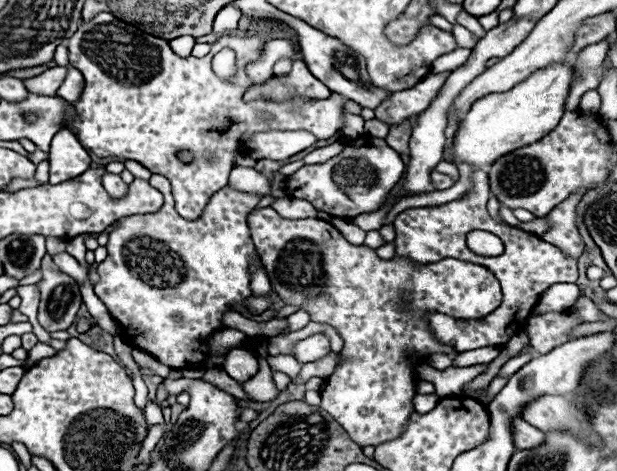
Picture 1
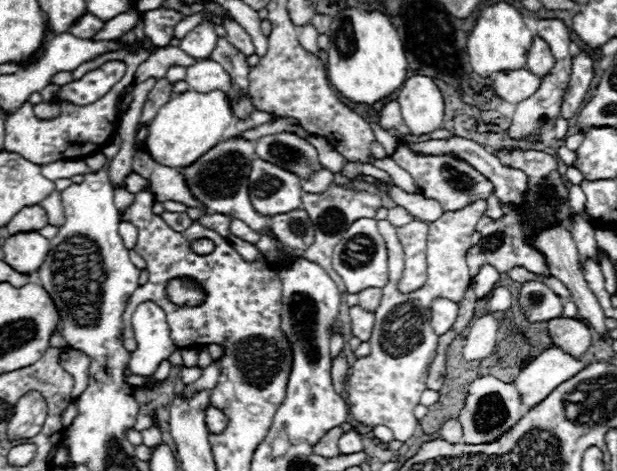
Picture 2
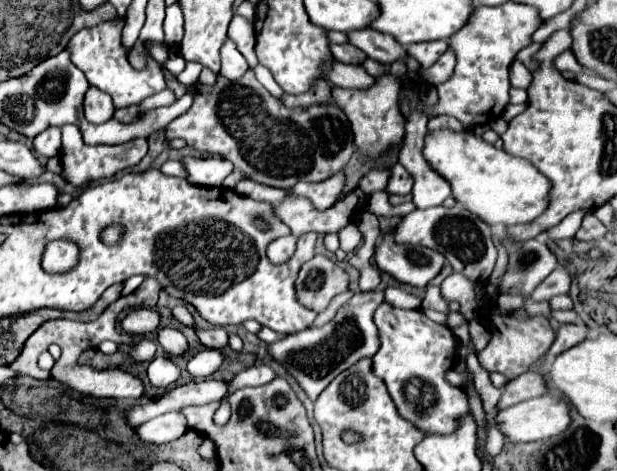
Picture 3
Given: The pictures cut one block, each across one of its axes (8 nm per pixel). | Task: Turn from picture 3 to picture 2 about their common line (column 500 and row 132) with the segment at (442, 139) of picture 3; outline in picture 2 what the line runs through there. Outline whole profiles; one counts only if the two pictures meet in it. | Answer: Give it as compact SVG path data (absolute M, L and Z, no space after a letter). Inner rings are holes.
M188 90L184 94L176 94L158 110L156 118L150 122L150 132L144 148L162 166L190 166L192 162L196 162L196 158L200 158L200 154L206 154L224 138L224 130L232 120L234 114L222 90L212 90L206 94Z

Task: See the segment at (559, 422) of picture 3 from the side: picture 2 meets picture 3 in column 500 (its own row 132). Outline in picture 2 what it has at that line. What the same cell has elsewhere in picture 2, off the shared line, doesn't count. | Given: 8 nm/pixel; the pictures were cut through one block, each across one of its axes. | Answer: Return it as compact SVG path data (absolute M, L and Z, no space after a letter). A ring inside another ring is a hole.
M428 76L408 78L398 94L398 104L402 118L410 128L410 134L422 136L442 126L444 100L432 78Z

